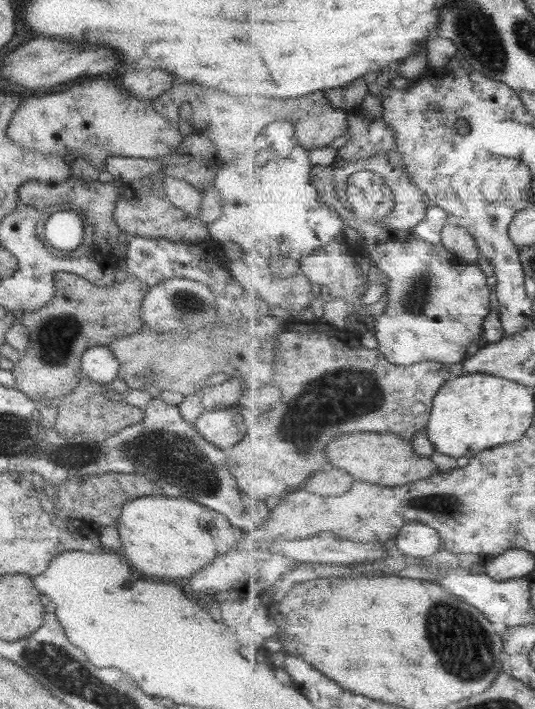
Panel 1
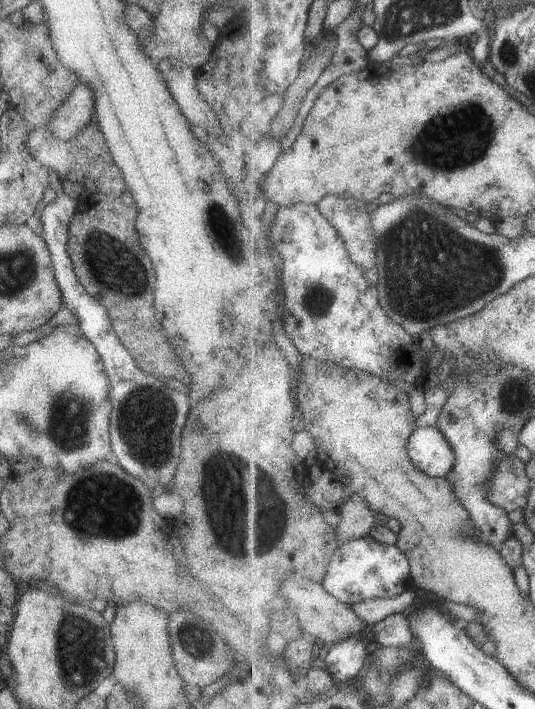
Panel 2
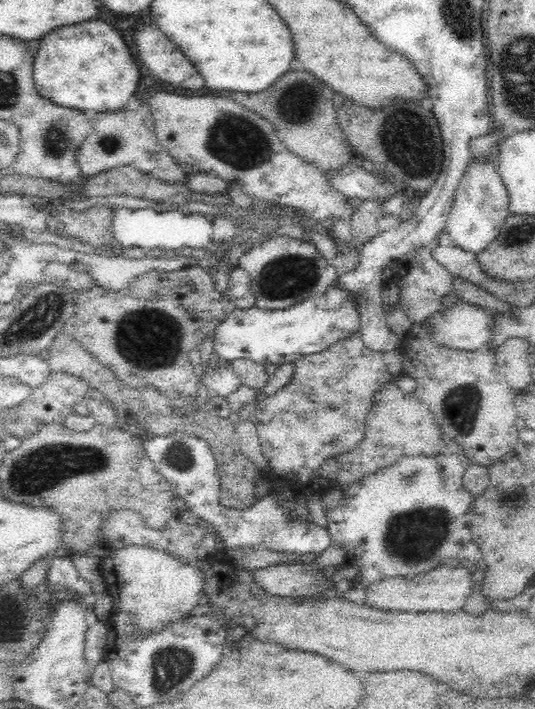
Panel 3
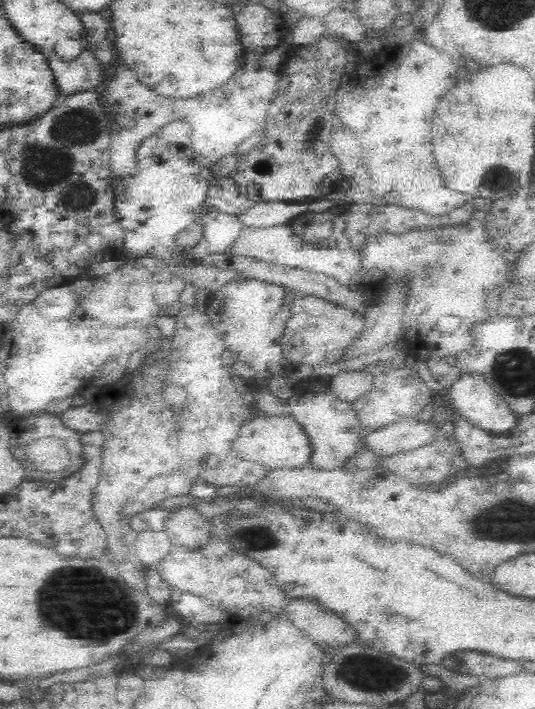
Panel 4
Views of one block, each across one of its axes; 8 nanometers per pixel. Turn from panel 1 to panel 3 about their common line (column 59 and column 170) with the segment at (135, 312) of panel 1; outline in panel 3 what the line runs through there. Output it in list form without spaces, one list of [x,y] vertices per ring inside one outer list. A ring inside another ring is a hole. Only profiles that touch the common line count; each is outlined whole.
[[[191,266],[190,268],[177,271],[150,271],[146,274],[137,276],[128,288],[117,292],[106,291],[95,284],[88,288],[88,290],[72,291],[71,294],[72,297],[76,299],[78,311],[72,316],[72,319],[64,326],[64,328],[62,328],[63,333],[76,340],[76,343],[84,351],[88,352],[93,358],[104,363],[112,373],[116,373],[118,379],[122,379],[124,383],[130,385],[132,388],[138,388],[141,386],[148,387],[152,385],[170,399],[196,396],[196,384],[198,384],[198,378],[196,377],[197,369],[191,365],[189,355],[201,345],[205,338],[212,335],[211,332],[216,326],[218,326],[218,324],[220,324],[220,322],[223,322],[229,314],[232,314],[236,309],[234,303],[224,294],[224,292],[216,290],[214,280],[211,278],[207,269],[199,266]]]

